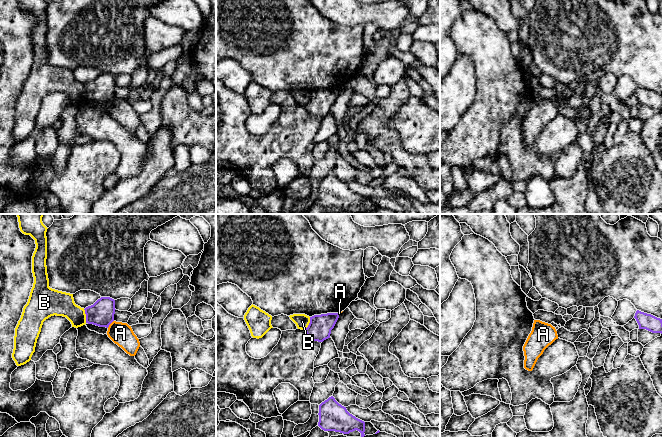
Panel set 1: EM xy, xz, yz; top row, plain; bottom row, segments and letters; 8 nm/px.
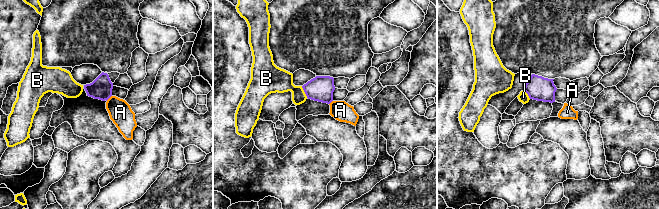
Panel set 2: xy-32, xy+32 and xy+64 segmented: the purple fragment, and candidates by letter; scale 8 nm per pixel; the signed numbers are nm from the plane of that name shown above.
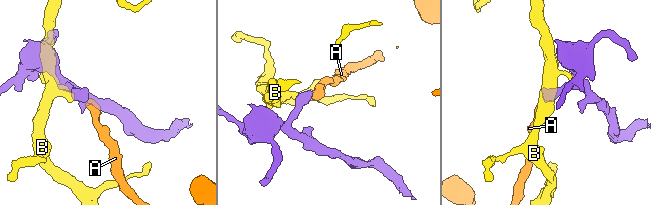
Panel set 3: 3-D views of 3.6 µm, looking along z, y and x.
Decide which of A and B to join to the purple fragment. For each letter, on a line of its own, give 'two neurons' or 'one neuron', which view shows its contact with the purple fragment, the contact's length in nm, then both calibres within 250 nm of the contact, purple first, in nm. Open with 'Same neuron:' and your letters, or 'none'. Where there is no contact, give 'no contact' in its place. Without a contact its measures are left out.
Same neuron: none
A: two neurons; contact in xy; length 80 nm; calibres 200 and 180 nm
B: two neurons; contact in xy; length 110 nm; calibres 200 and 200 nm

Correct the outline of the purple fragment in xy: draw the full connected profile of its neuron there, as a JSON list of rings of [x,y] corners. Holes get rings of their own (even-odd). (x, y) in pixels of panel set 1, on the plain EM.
[[[101,73],[93,81],[86,83],[86,99],[108,104],[114,97],[115,76]]]

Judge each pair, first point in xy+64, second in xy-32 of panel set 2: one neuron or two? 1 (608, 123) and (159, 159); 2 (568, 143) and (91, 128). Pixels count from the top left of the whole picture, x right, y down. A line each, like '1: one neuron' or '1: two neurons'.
1: two neurons
2: one neuron

